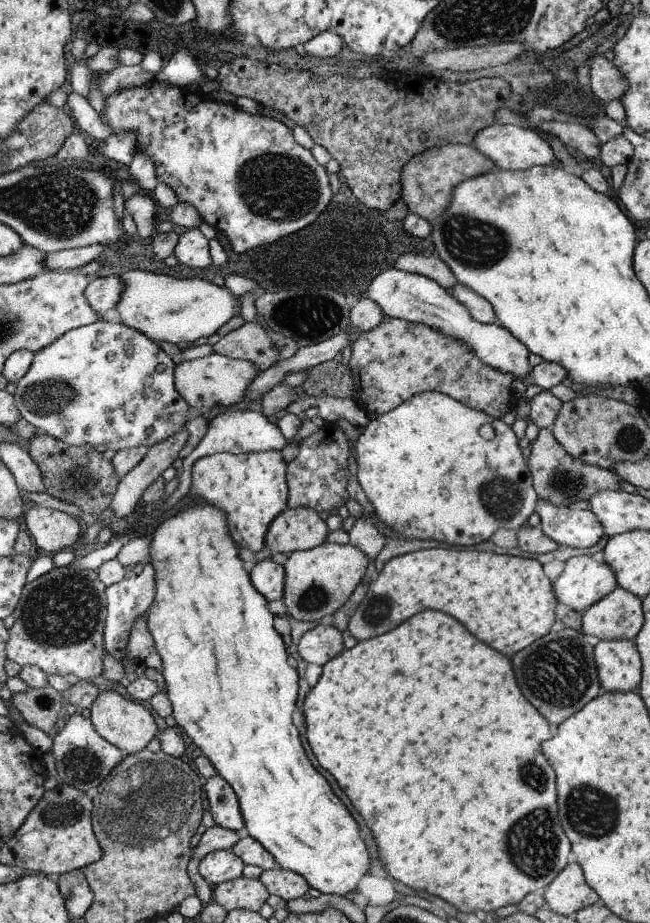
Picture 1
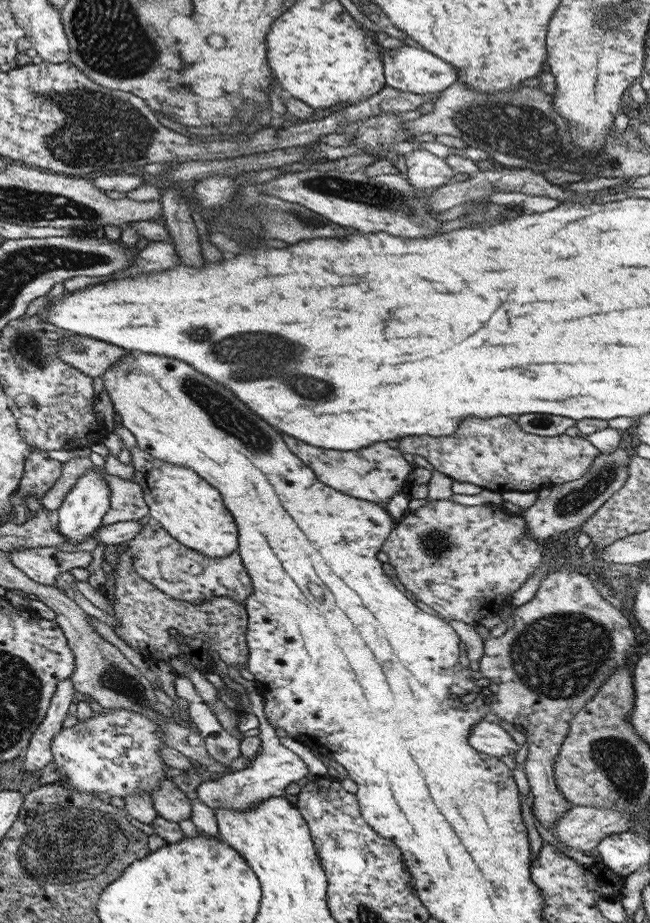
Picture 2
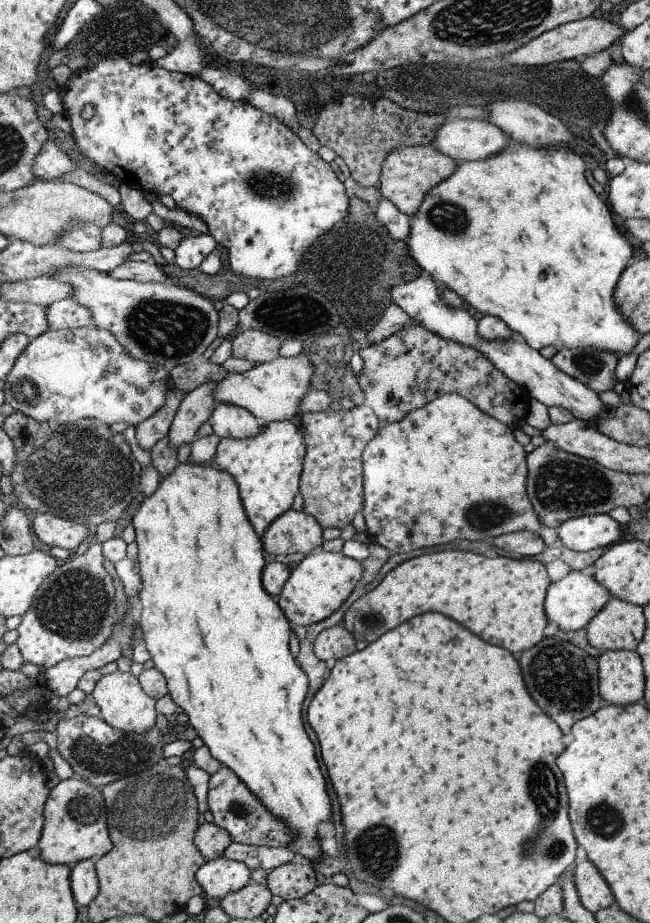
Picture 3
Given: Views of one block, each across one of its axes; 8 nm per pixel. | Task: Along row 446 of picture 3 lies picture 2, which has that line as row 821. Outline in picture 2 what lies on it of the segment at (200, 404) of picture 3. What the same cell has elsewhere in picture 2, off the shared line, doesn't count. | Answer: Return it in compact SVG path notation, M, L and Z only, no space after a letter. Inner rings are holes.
M162 778L158 787L150 792L151 802L155 812L165 820L178 824L180 820L190 817L189 798L175 786L171 779Z

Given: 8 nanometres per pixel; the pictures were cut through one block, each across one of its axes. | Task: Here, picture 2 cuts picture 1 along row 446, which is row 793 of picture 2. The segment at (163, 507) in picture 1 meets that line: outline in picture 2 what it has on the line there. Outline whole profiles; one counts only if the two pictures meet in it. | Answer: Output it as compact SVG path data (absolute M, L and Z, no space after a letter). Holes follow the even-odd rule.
M257 690L246 694L251 703L251 711L258 720L258 734L261 751L251 759L251 762L238 771L232 771L214 780L201 780L195 788L197 798L206 804L211 810L216 808L228 808L236 811L244 811L259 801L268 799L270 796L284 796L285 788L290 782L295 782L303 777L310 777L305 762L291 750L279 743L279 739L273 727L263 714L263 702Z

